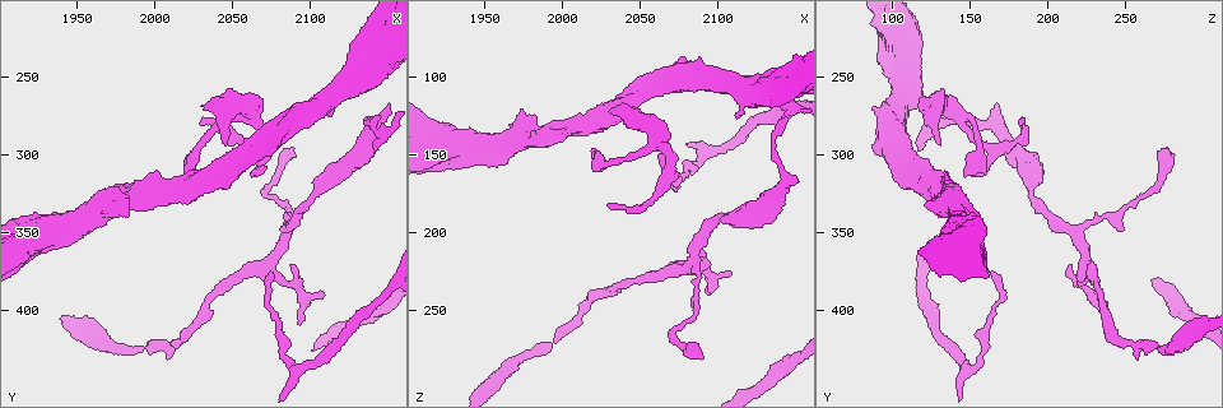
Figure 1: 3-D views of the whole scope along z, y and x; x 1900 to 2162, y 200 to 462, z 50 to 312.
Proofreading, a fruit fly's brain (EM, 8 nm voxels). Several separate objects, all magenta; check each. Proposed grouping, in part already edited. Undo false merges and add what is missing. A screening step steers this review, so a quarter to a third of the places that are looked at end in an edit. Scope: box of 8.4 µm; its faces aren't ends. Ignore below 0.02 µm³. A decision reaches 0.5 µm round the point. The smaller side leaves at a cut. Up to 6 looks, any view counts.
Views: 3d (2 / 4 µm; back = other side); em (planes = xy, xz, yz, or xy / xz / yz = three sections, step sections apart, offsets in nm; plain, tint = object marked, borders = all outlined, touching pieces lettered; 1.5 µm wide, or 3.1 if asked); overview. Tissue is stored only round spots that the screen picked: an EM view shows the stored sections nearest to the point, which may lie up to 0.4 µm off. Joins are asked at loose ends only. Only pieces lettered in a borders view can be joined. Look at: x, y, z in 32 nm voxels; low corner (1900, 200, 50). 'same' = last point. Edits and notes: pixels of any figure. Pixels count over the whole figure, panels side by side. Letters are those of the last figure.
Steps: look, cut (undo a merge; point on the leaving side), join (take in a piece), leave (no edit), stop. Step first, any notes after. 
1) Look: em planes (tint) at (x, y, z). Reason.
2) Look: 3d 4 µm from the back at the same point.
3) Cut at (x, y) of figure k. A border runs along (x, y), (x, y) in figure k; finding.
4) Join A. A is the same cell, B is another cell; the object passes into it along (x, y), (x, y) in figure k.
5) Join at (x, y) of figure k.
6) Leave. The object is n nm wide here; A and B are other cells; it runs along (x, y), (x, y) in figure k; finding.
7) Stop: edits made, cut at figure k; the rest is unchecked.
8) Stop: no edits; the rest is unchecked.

Look: 3d 4 µm at (2118, 312, 190). Thick turns thin.

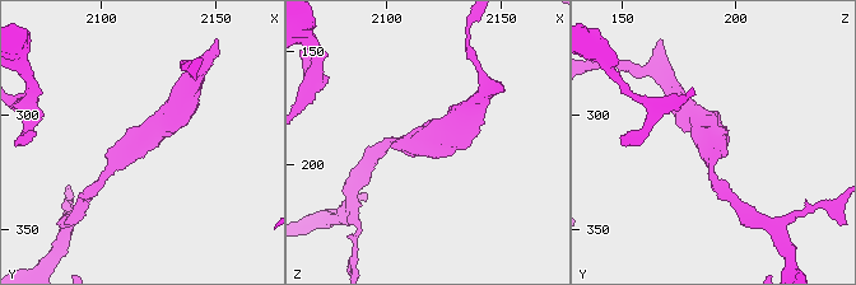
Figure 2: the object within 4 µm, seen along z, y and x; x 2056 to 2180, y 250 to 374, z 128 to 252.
Look: em planes (borders) at (2116, 313, 189).

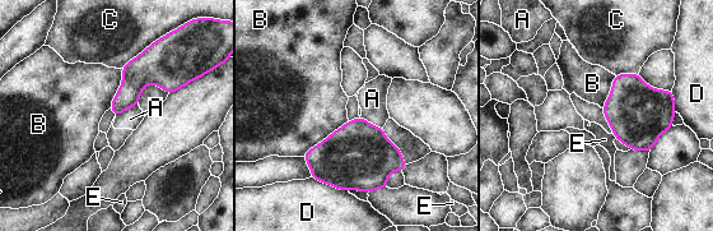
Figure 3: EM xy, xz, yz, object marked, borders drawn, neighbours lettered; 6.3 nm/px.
Leave. A, B, C, D and E are other cells; one neuron here.

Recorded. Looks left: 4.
Look: em xy step 8 (tint) at (2136, 280, 140). Thin neck.

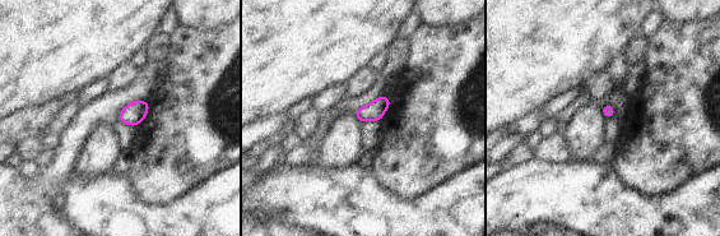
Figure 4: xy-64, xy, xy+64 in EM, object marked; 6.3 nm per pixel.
Look: em xy step 8 (borders) at the same point. What lies round it.

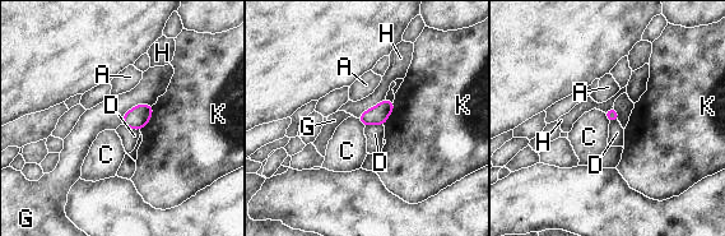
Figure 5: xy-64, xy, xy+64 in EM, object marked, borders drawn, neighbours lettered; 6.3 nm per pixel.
Leave. The object is 80 nm wide here; the longest contact is with G, 240 nm; A, C, D, G, H and K are other cells; all the same neuron.

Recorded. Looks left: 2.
Look: em planes (tint) at (2076, 374, 164). An open end.

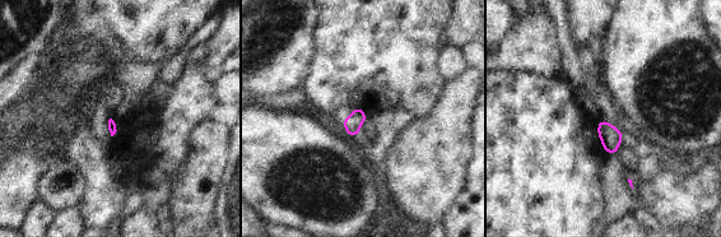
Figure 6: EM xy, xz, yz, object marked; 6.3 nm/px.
Look: em planes (borders) at the same point.

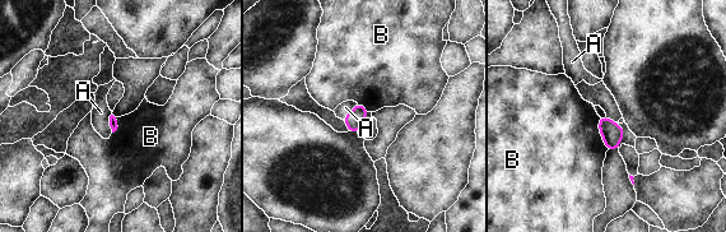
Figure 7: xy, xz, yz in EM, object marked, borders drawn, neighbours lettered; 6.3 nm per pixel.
Join A. The longest contact is with B, 220 nm; A is the same cell, B is another cell; the object passes into it along (357, 115), (349, 112), (345, 107) in figure 7; it goes on there.

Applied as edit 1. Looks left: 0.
Stop: edits made, join at figure 7; the rest is unchecked.

